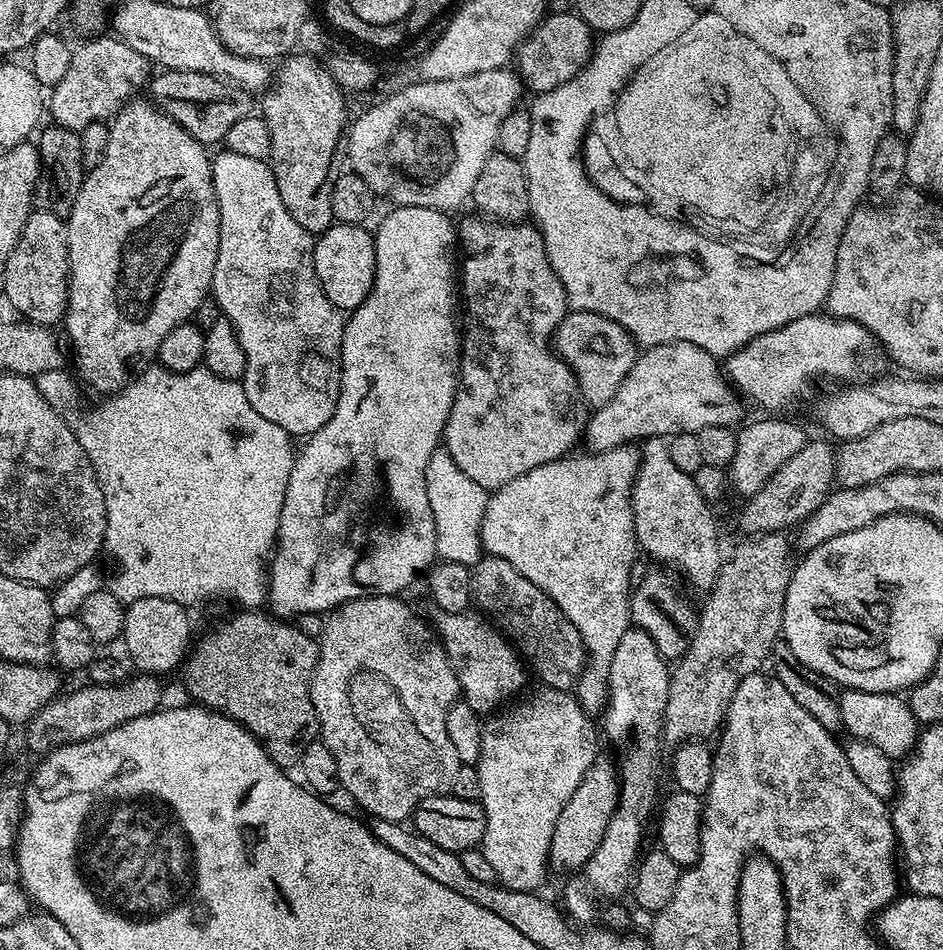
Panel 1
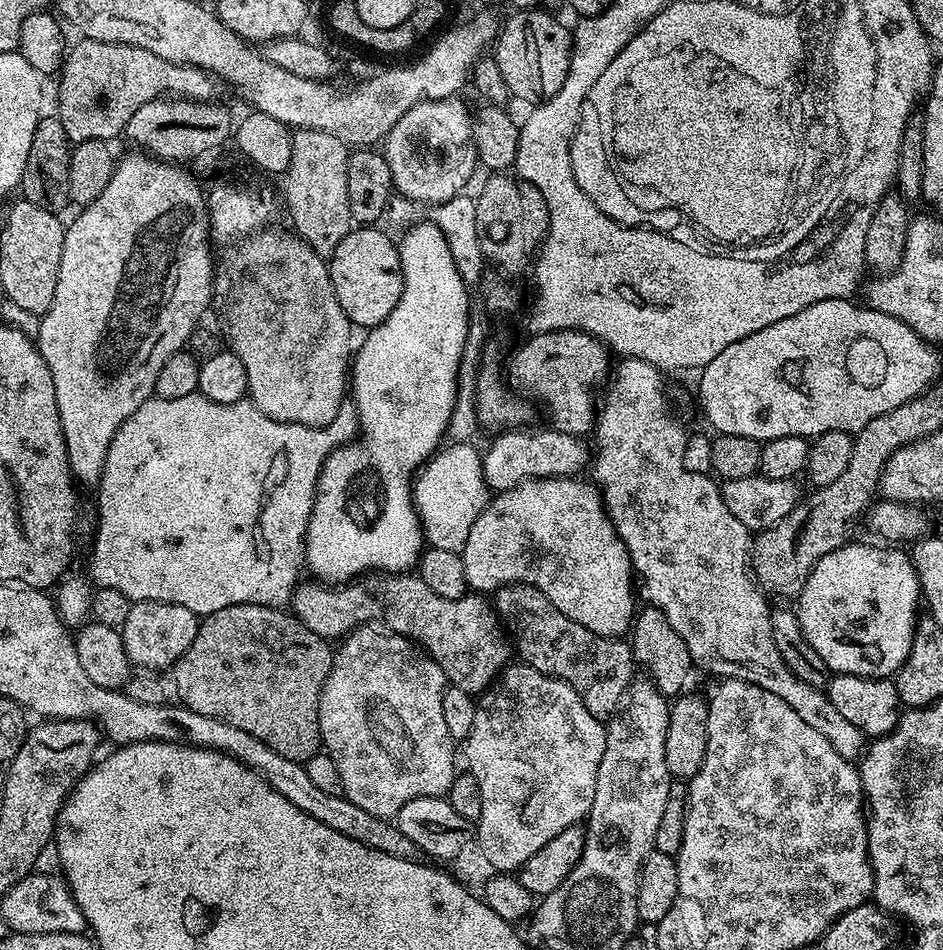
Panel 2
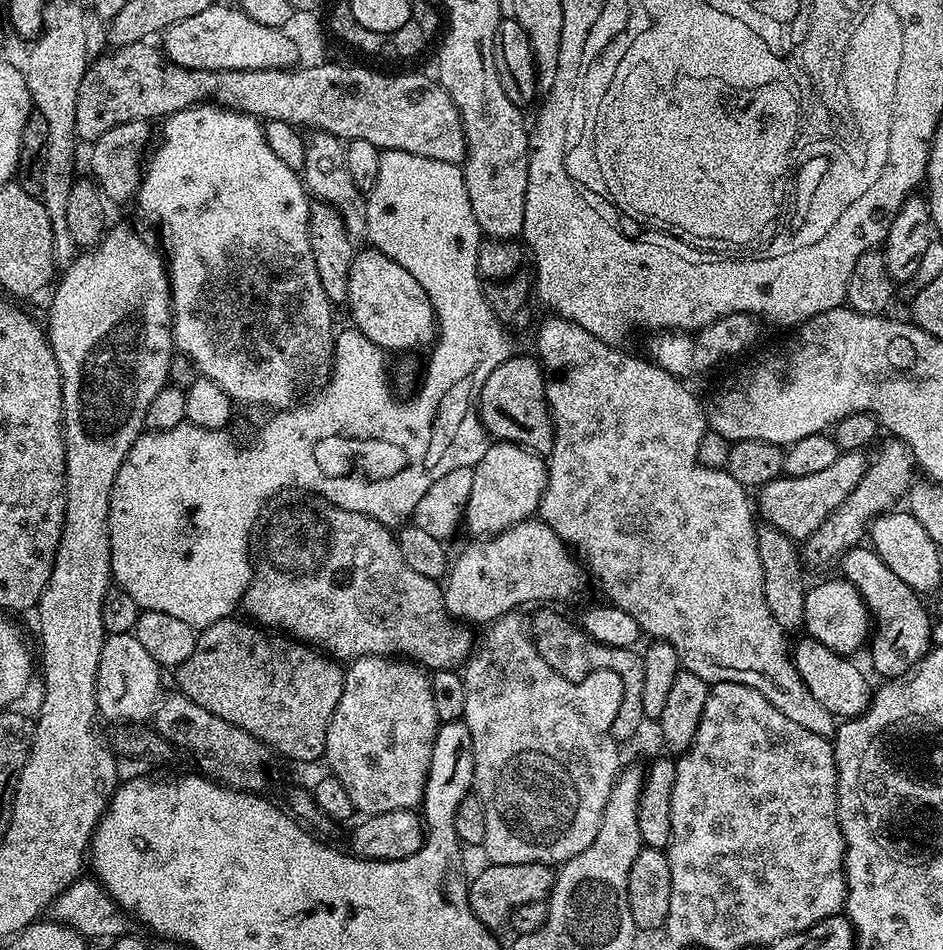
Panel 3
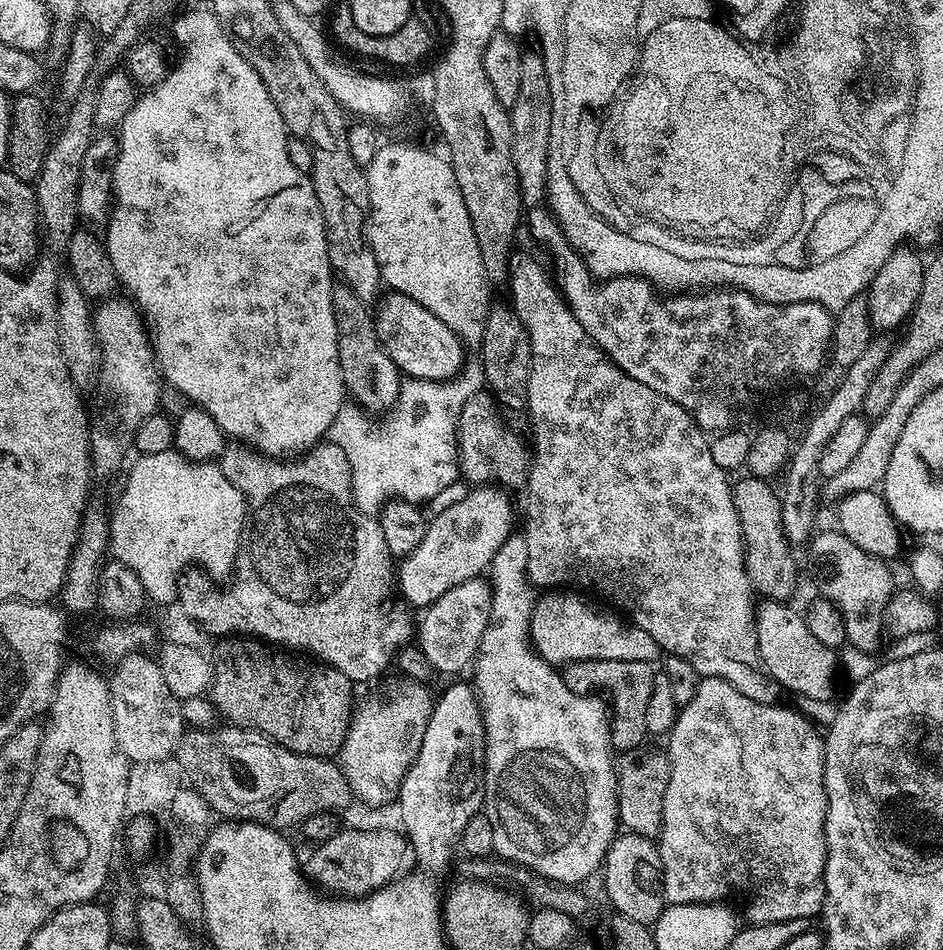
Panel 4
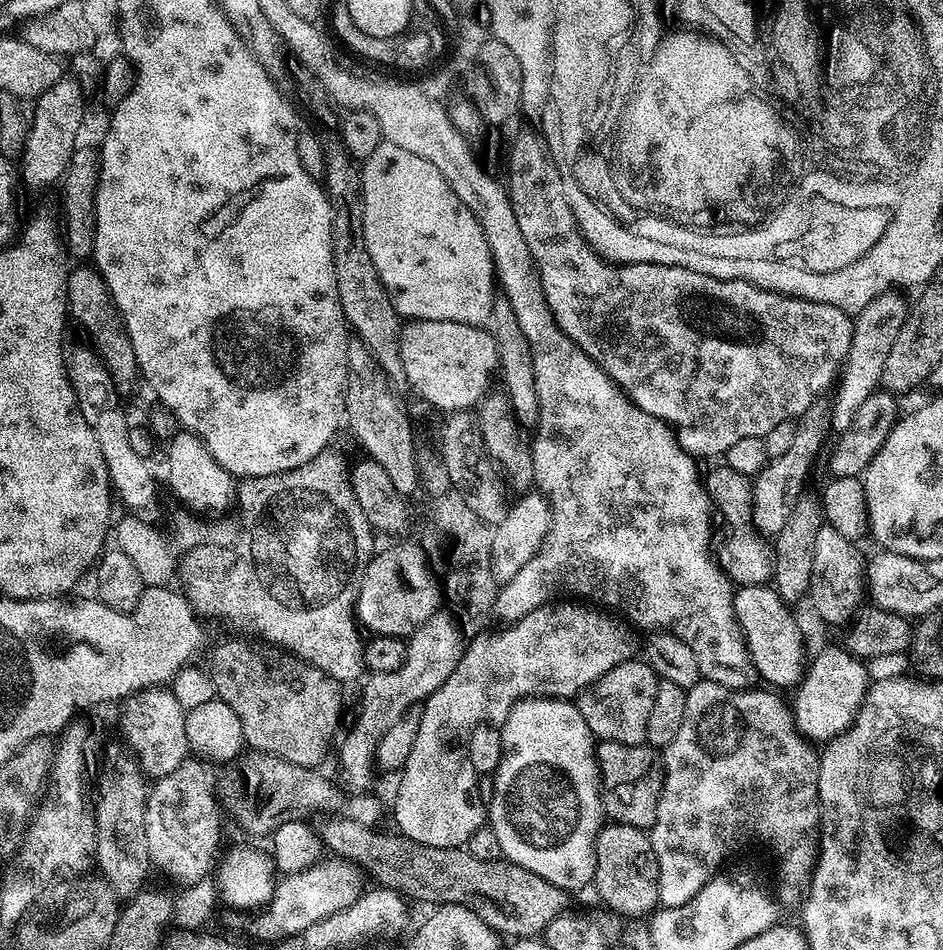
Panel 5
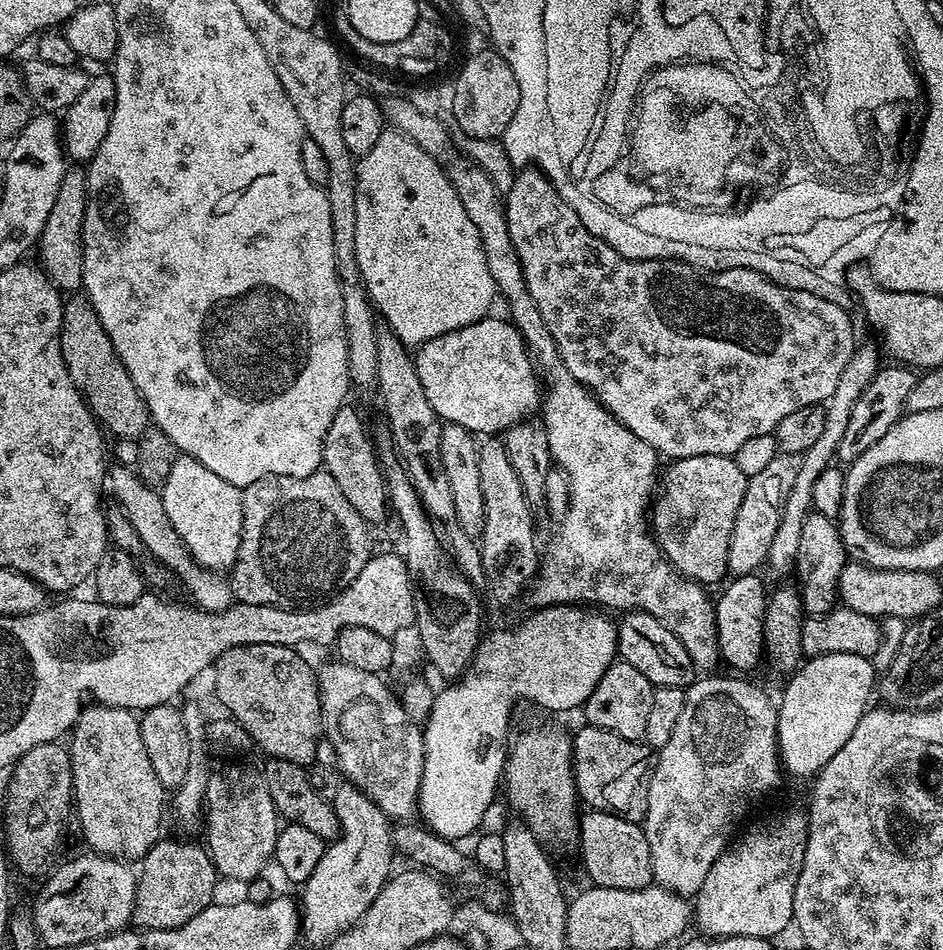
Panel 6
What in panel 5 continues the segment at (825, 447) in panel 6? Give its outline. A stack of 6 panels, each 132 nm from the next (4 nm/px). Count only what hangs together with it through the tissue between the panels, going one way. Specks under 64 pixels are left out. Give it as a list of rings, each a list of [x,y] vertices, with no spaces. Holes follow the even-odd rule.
[[[889,290],[878,294],[854,317],[852,325],[852,341],[848,357],[844,360],[842,373],[838,378],[838,385],[835,387],[836,396],[831,397],[832,401],[832,432],[839,434],[854,422],[854,414],[858,414],[858,406],[866,402],[873,392],[881,387],[880,379],[882,370],[886,366],[886,358],[894,347],[898,333],[902,330],[902,322],[906,322],[910,300],[907,300],[905,293],[900,290]]]

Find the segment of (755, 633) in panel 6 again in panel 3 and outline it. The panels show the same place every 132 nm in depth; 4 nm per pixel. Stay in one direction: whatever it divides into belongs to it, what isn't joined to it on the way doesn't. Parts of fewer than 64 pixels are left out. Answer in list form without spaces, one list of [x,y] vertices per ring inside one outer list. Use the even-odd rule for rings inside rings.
[[[809,635],[803,637],[804,640],[795,641],[790,655],[794,666],[798,670],[800,677],[806,682],[806,688],[830,714],[837,718],[851,718],[862,716],[864,711],[872,704],[873,685],[868,685],[868,680],[864,677],[864,672],[855,664],[855,659],[841,656],[839,652],[830,650],[830,646],[822,646]]]

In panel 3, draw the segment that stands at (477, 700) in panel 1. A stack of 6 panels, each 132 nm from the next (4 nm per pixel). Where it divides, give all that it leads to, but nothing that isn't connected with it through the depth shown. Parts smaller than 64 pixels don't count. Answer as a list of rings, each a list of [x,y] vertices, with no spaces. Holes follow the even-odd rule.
[[[284,494],[271,501],[270,507],[267,509],[266,514],[261,515],[258,524],[260,549],[257,552],[255,549],[252,581],[248,583],[248,589],[244,591],[242,601],[242,608],[249,612],[247,615],[257,625],[279,630],[281,633],[287,634],[289,637],[309,646],[315,646],[340,662],[351,662],[360,656],[390,656],[393,658],[407,658],[409,661],[415,662],[428,670],[439,670],[441,668],[456,670],[472,655],[474,651],[473,629],[453,620],[448,615],[444,605],[443,587],[435,580],[422,578],[422,574],[418,574],[416,571],[410,570],[410,566],[406,566],[406,562],[402,558],[399,539],[394,535],[393,529],[387,528],[385,524],[378,522],[373,516],[367,516],[361,512],[342,510],[338,505],[331,504],[325,496]]]

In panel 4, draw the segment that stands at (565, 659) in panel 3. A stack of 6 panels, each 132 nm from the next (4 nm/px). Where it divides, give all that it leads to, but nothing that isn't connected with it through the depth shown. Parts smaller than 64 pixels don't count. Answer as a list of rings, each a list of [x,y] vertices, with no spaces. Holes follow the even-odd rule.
[[[573,660],[572,663],[563,665],[562,675],[570,690],[583,696],[598,691],[608,692],[607,699],[614,713],[610,720],[612,747],[617,753],[634,750],[645,743],[644,739],[649,735],[646,730],[646,705],[650,702],[654,678],[658,675],[657,669],[652,664],[621,660]]]

